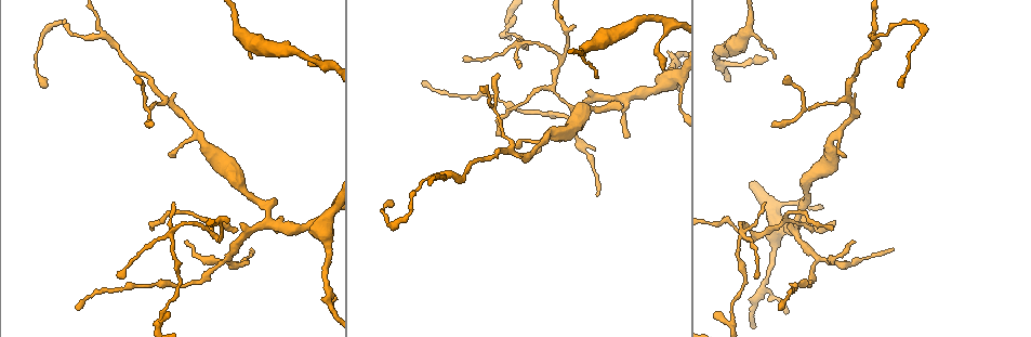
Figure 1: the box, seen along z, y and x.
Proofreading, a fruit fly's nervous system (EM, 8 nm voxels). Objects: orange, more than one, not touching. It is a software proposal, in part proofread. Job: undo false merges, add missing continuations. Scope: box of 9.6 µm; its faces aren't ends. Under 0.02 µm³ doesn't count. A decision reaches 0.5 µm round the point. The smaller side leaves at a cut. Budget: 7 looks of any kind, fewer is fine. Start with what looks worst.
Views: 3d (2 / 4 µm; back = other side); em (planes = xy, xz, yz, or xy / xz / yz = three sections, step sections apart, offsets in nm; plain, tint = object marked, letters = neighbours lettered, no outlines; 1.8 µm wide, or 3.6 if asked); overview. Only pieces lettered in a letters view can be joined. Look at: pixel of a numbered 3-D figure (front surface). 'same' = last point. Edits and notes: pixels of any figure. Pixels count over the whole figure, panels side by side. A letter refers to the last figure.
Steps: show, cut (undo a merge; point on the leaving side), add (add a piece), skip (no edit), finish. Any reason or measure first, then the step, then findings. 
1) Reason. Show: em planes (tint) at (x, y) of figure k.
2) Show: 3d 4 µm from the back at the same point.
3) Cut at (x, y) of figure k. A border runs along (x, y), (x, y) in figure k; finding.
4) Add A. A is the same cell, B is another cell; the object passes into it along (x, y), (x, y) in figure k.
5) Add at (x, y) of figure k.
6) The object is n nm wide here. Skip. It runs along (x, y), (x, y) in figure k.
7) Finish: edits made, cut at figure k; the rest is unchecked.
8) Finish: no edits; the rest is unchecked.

Three-way junction. Show: 3d 4 µm from the back at (106, 36) of figure 1.

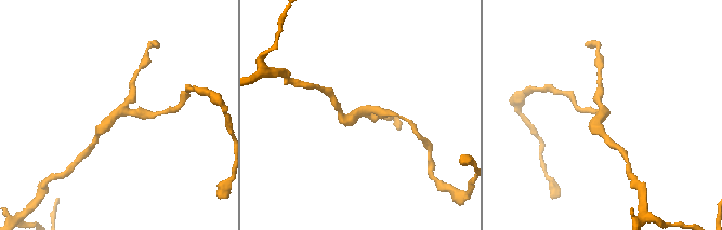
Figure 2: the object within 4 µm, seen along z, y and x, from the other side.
Show: em planes (tint) at (362, 115) of figure 2.

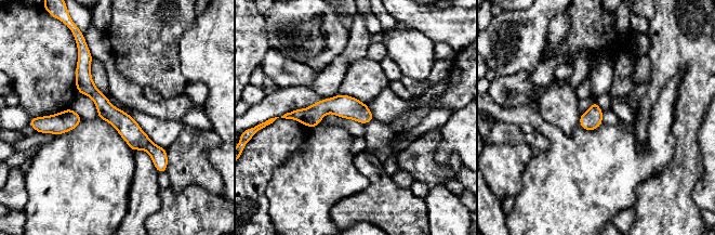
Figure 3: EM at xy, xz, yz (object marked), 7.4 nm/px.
Show: em planes (letters) at the same point.

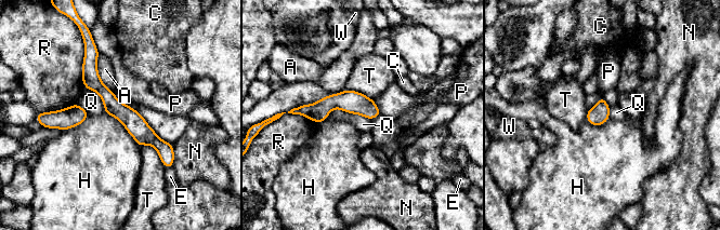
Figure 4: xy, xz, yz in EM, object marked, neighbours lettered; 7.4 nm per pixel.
The object is 150 nm wide here. Skip. A, C, E, H, N, P, Q, R, T and W are other cells; a border runs along (328, 113), (340, 108), (369, 120) in figure 4; all the same neuron.

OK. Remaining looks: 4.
Branch point. Show: 3d 2 µm at (745, 235) of figure 1.

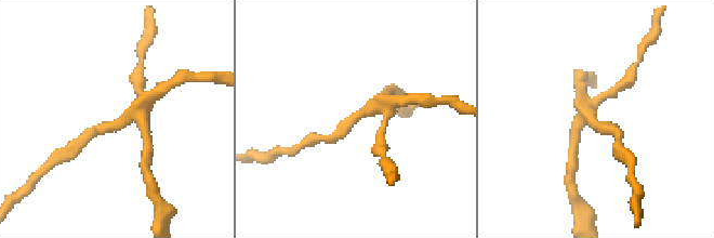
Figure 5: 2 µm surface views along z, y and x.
Shape alone is not enough. Show: em planes (letters) at (377, 111) of figure 5.

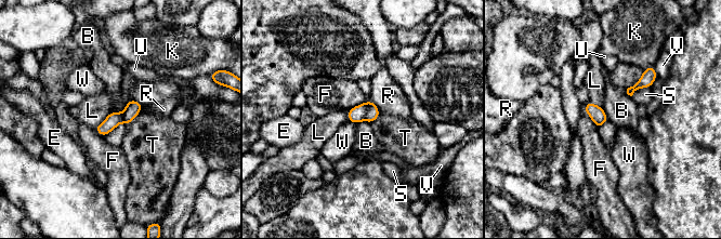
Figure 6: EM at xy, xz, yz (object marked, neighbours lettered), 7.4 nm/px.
The longest contact is with T, 200 nm. Cut at (372, 113) of figure 6. B, E, F, K, L, R, S, T, U, V and W are other cells; two neurons meet here.

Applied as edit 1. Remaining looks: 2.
Finish: edits made, cut at figure 6; the rest is unchecked.

